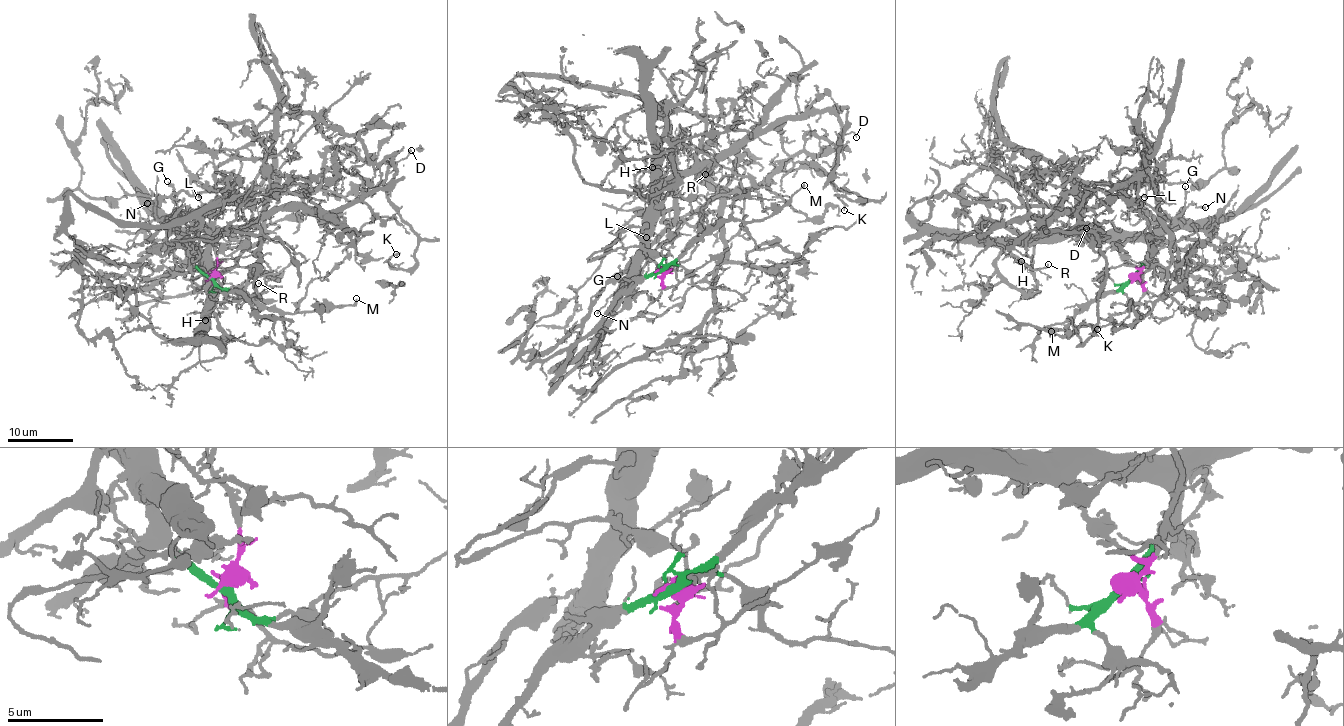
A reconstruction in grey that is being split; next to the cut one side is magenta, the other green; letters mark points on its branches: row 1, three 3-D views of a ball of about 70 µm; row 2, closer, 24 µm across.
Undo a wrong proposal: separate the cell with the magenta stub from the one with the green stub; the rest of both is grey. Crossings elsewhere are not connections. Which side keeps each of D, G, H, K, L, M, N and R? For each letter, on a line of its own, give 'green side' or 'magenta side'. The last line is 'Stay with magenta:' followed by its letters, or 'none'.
D: green side
G: magenta side
H: green side
K: green side
L: magenta side
M: green side
N: magenta side
R: green side
Stay with magenta: G, L, N

